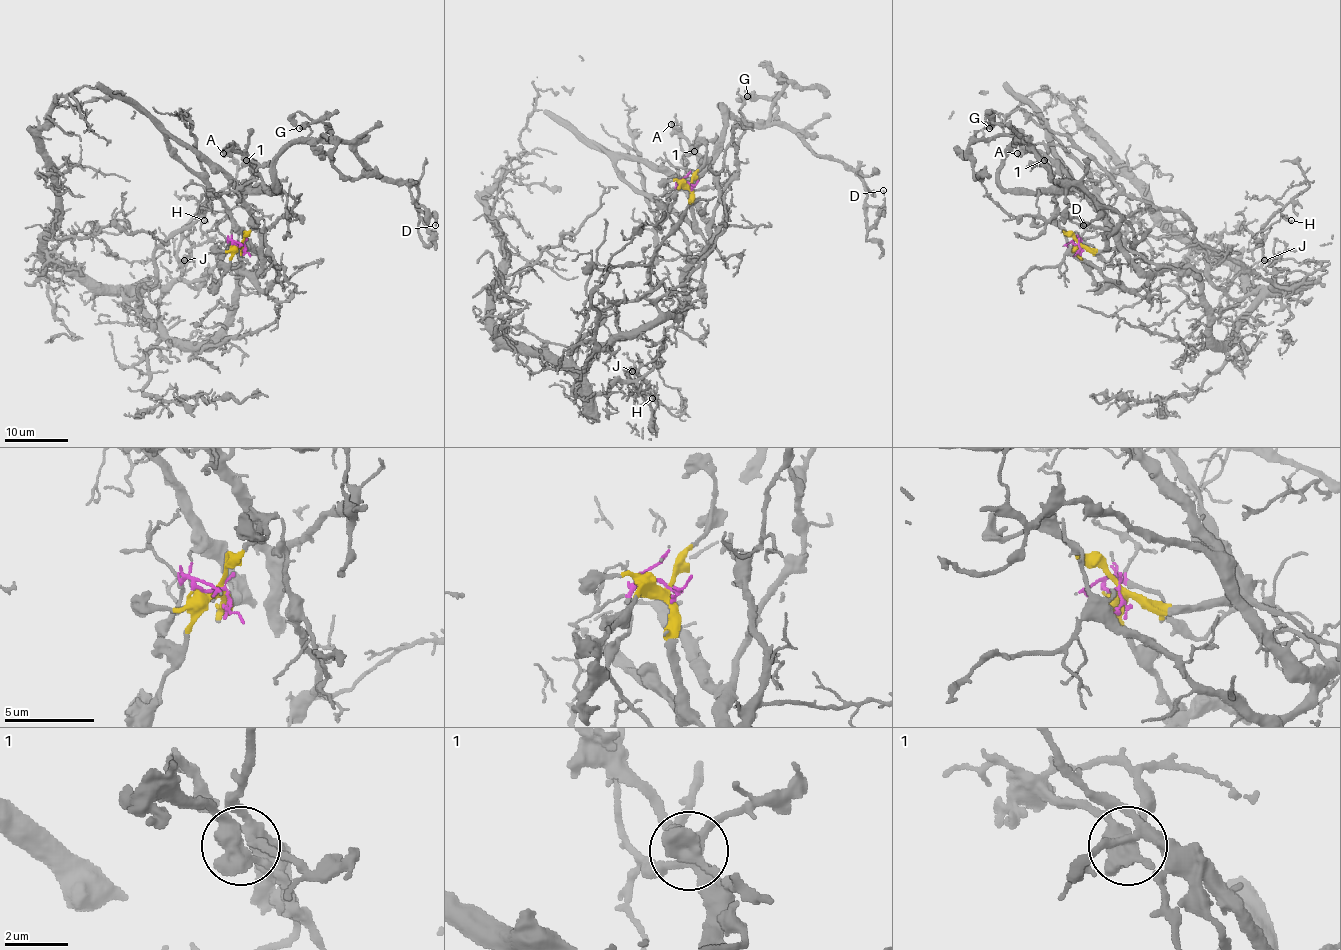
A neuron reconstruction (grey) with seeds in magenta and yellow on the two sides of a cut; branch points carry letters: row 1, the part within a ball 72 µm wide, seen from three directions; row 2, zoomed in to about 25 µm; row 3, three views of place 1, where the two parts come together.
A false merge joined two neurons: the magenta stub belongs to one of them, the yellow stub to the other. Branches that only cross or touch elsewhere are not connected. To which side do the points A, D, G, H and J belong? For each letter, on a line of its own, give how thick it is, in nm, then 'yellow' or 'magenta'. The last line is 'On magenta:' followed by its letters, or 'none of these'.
A: 380 nm thick; yellow
D: 150 nm thick; yellow
G: 550 nm thick; yellow
H: 140 nm thick; magenta
J: 180 nm thick; magenta
On magenta: H, J

